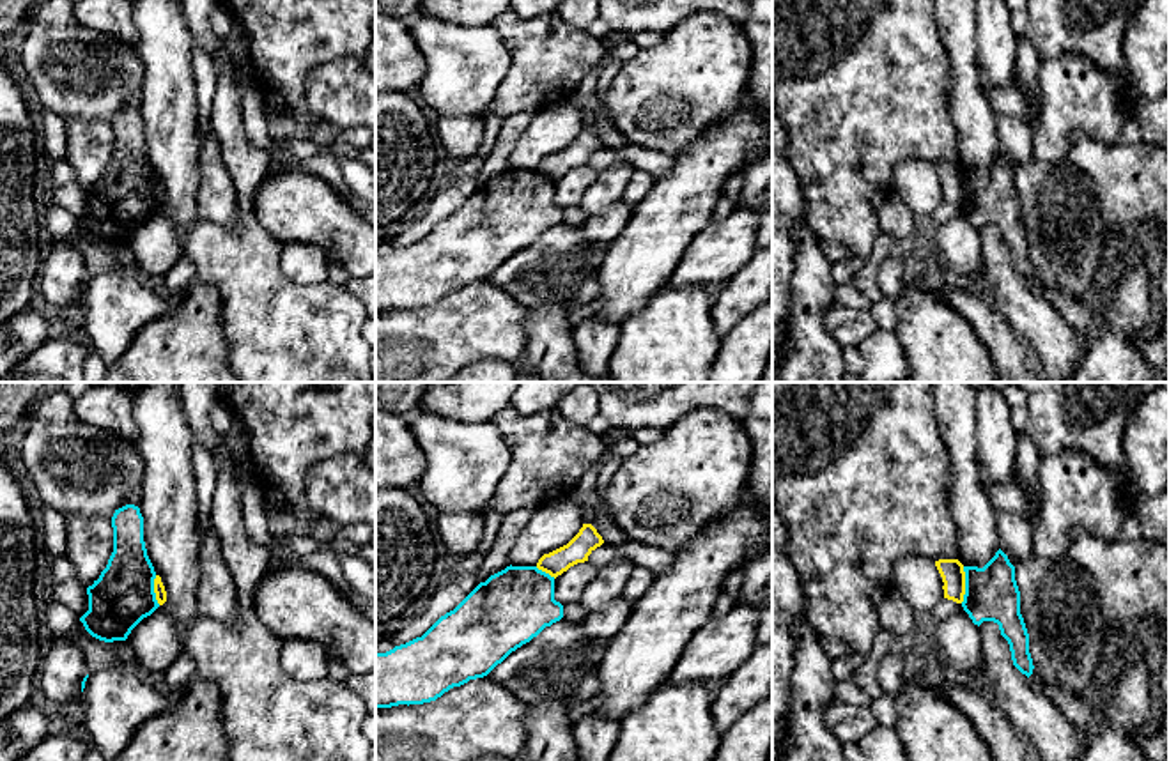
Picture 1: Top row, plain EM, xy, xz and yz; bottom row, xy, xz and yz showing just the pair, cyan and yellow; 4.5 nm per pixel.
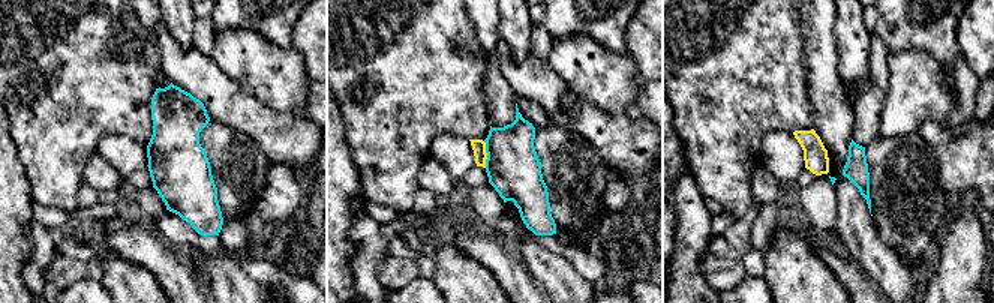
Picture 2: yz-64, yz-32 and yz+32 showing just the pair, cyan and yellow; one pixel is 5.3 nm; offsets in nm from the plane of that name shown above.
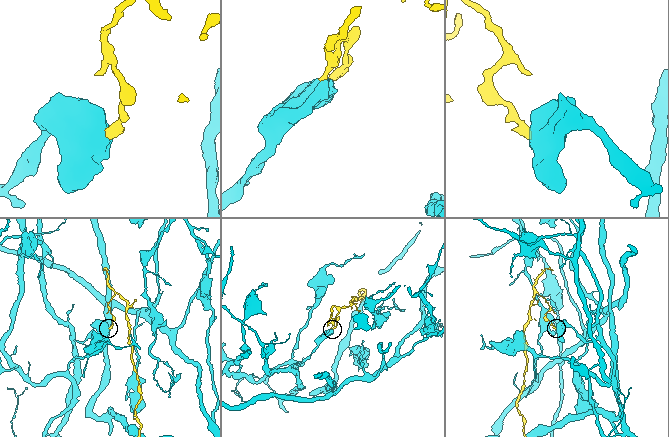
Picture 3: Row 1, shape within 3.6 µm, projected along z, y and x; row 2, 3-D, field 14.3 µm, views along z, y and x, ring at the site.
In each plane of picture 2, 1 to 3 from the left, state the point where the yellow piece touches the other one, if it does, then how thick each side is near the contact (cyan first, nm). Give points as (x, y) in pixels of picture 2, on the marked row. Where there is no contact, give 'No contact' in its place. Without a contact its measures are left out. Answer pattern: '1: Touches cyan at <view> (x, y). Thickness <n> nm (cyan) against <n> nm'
1: No contact
2: Touches cyan at yz-32 (488, 155). Thickness 280 nm (cyan) against 80 nm
3: No contact

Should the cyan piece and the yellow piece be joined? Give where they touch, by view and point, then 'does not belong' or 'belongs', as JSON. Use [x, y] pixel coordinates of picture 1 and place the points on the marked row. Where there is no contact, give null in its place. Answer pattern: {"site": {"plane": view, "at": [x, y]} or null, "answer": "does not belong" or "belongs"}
{"site": {"plane": "yz", "at": [966, 584]}, "answer": "does not belong"}

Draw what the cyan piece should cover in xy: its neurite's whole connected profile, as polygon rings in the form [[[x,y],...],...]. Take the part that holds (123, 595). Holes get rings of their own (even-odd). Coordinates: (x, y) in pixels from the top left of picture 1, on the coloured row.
[[[126,504],[115,510],[112,527],[113,552],[99,579],[87,588],[89,611],[80,618],[85,630],[105,642],[126,641],[159,607],[140,508]]]

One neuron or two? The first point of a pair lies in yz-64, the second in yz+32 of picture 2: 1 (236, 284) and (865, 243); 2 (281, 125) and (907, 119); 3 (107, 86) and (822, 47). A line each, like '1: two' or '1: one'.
1: one
2: two
3: two

